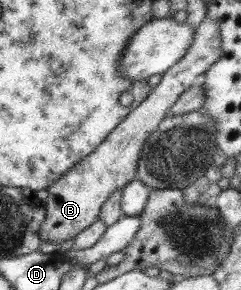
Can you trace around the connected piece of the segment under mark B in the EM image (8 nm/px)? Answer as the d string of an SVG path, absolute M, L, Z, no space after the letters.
M204 18L198 28L194 29L193 41L187 53L175 65L167 68L167 71L161 75L159 84L148 92L145 100L115 125L114 130L95 148L94 152L73 164L67 172L46 188L48 195L43 203L45 218L39 229L42 241L60 243L71 240L78 232L98 219L101 206L111 194L122 189L135 178L139 151L145 139L156 130L179 95L184 90L194 87L205 71L219 59L221 53L219 45L221 45L219 28L213 20Z

